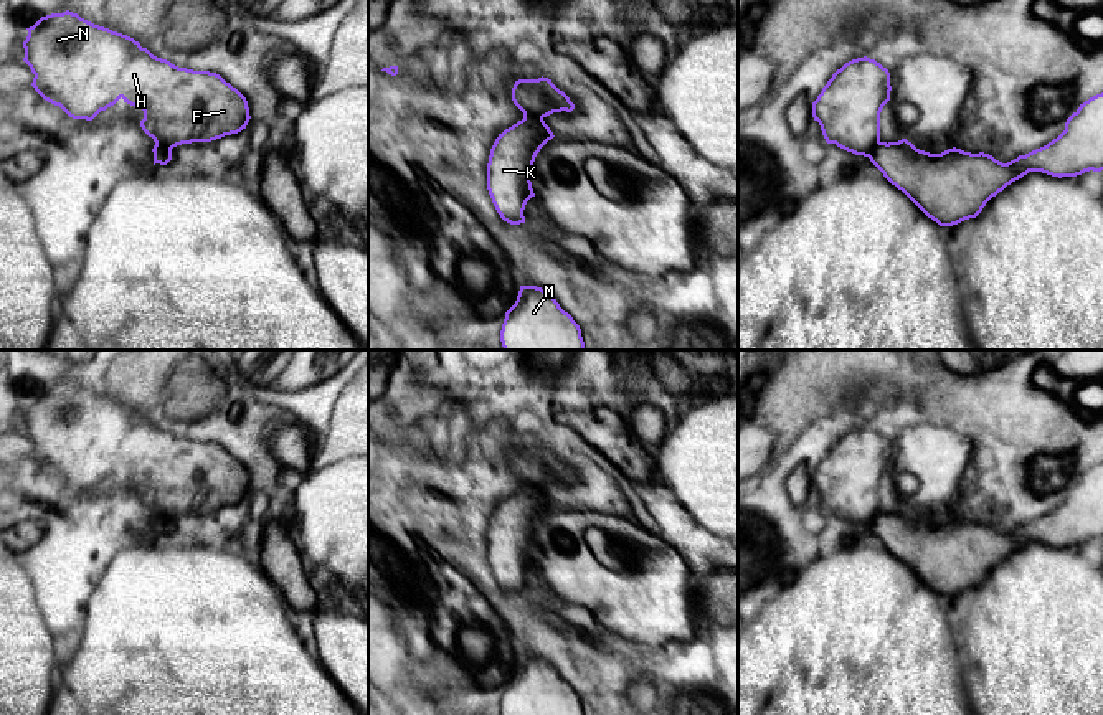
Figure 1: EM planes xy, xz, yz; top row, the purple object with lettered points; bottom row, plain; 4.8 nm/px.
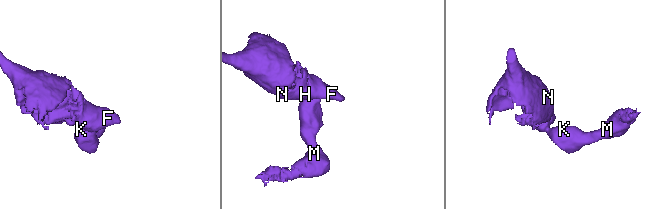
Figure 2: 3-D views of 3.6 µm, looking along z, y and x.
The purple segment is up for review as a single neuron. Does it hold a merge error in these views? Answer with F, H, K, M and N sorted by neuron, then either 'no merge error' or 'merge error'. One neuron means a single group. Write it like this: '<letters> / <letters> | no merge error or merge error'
F H N / K M | merge error

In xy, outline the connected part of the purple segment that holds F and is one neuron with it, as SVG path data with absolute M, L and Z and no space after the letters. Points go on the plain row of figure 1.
M69 380L41 386L26 400L23 431L35 444L31 456L73 489L92 490L122 467L144 481L142 500L157 515L168 518L238 504L251 489L246 467L220 444L178 438L154 426L134 408L94 395Z

